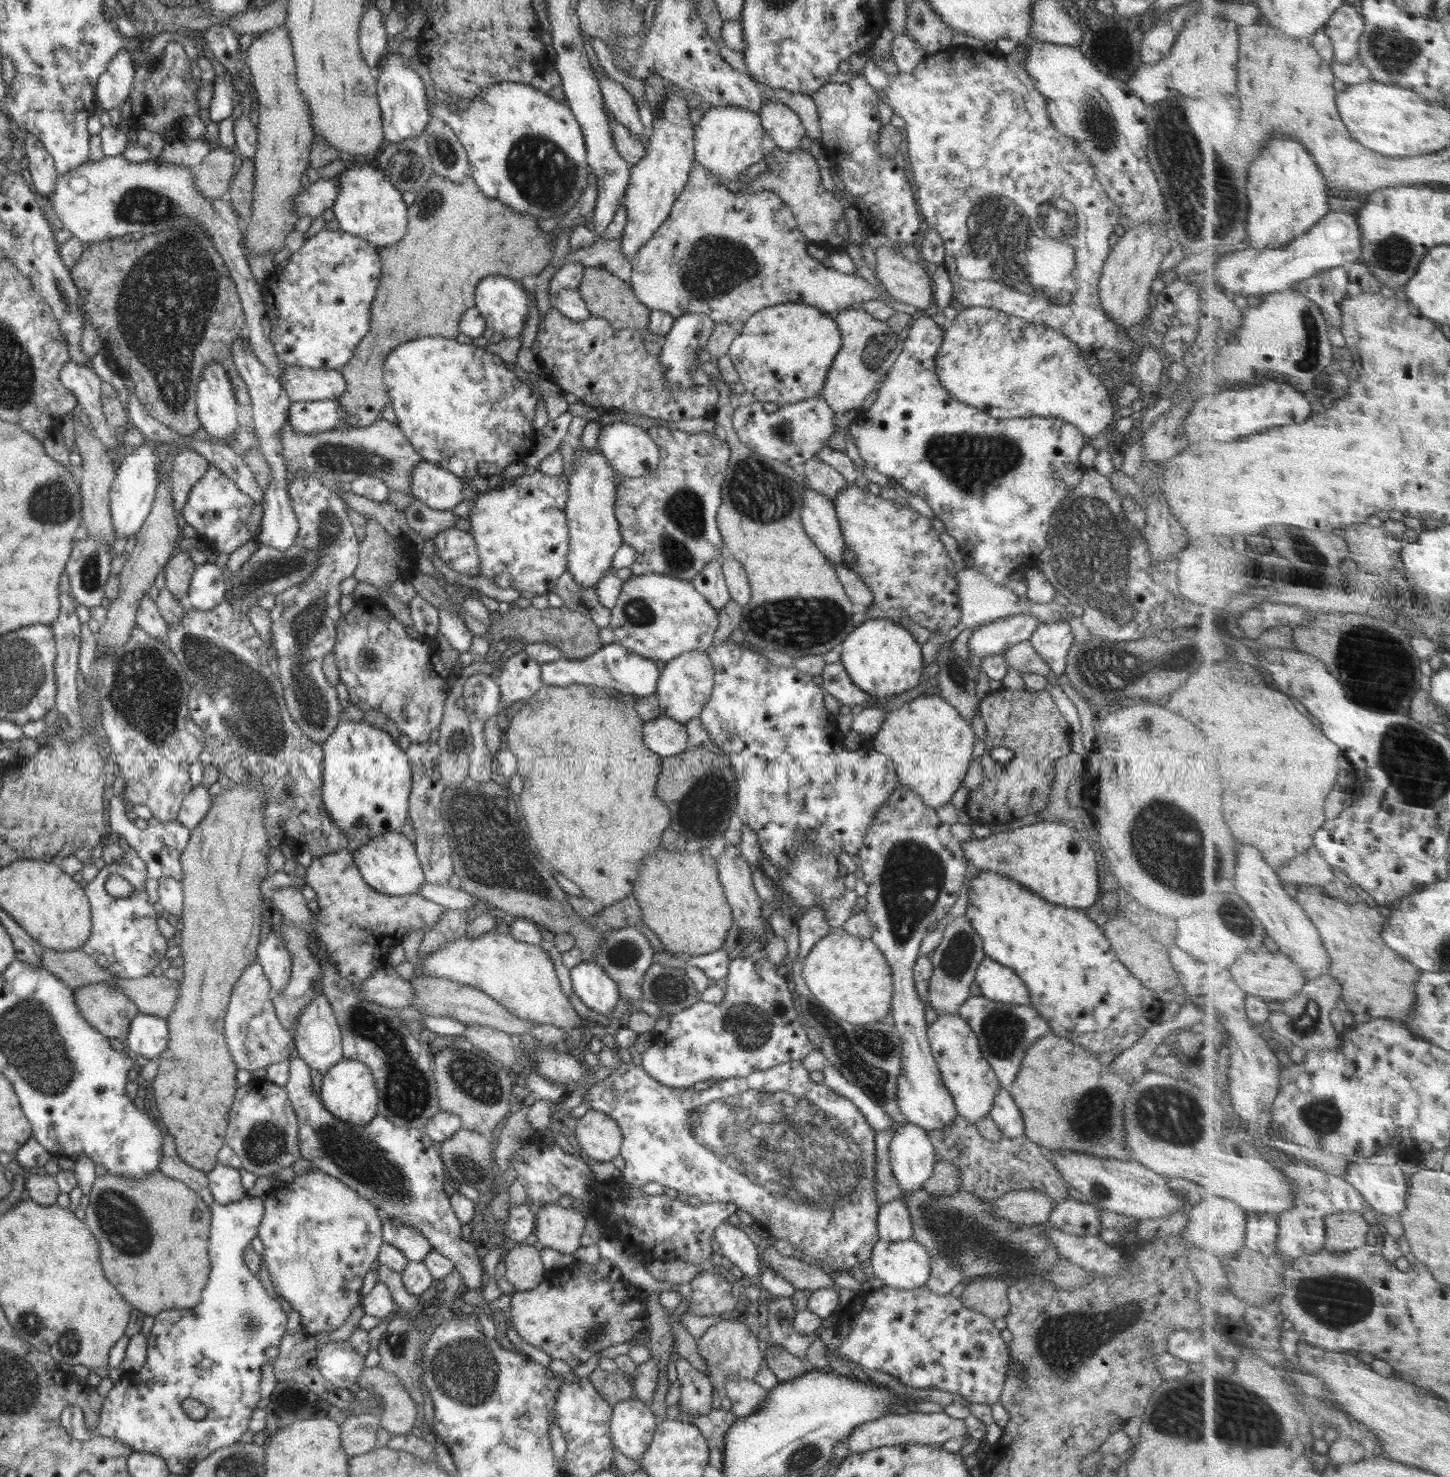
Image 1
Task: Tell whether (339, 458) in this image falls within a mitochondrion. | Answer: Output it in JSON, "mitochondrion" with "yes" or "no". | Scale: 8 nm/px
{"mitochondrion":"yes"}

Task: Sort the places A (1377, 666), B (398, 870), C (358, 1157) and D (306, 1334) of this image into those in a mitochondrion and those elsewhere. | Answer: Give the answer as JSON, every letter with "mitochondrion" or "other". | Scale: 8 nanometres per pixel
{"A":"mitochondrion","B":"other","C":"mitochondrion","D":"other"}

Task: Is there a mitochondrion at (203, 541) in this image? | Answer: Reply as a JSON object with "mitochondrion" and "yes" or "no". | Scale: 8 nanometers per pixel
{"mitochondrion":"no"}

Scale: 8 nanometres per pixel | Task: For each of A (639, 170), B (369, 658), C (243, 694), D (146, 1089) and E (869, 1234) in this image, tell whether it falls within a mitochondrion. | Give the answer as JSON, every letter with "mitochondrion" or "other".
{"A":"other","B":"other","C":"mitochondrion","D":"other","E":"other"}

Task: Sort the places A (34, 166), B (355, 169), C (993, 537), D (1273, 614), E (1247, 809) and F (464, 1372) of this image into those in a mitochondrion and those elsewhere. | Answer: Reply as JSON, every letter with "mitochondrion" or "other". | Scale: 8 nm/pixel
{"A":"other","B":"other","C":"other","D":"other","E":"other","F":"mitochondrion"}

